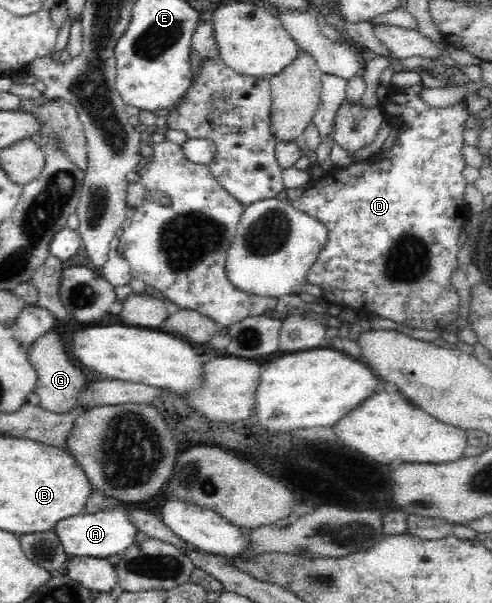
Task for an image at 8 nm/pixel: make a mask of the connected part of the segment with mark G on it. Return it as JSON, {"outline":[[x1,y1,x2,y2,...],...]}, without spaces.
{"outline":[[53,329,26,347,26,351,29,361,37,371,38,379,33,389,33,393,40,399,37,406,45,411,61,415,72,412,78,407,81,393,86,390,85,382,87,380,85,380,85,374,81,374,85,371,79,368,63,349,65,344,59,334,60,330]]}

